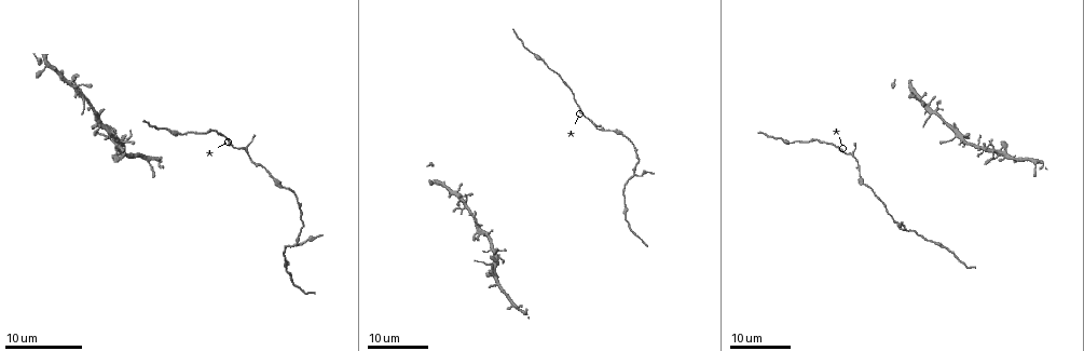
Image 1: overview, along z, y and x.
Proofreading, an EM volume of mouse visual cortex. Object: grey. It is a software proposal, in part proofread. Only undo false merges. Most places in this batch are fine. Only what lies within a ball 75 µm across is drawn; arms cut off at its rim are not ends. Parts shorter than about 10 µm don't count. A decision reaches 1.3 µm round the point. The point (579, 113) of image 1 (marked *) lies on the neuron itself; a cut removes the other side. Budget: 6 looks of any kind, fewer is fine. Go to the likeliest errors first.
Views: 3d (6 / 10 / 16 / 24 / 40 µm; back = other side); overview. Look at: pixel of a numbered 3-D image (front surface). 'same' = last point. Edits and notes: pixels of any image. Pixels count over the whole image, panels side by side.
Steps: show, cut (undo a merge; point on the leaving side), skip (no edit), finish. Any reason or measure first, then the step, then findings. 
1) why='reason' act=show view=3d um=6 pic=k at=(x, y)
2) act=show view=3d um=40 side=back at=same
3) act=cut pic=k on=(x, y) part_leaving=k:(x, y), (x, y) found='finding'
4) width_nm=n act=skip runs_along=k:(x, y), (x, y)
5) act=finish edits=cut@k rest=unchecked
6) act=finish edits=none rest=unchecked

why='looks like a crossing' act=show view=3d um=24 pic=1 at=(78, 88)

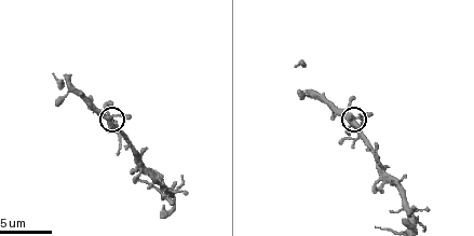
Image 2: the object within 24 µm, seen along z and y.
why='zoom in' act=show view=3d um=10 pic=2 at=(109, 122)

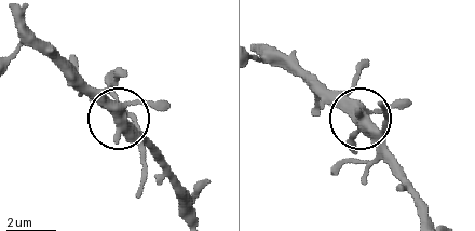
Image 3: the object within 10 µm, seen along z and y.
width_nm=450 act=skip found='one neuron here'

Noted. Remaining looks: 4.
why='four-way junction' act=show view=3d um=24 pic=1 at=(1005, 153)

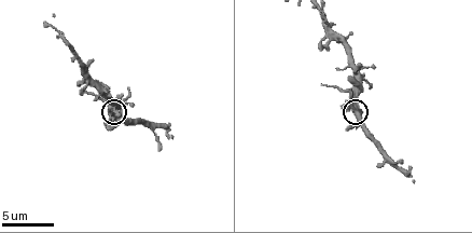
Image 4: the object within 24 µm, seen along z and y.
act=show view=3d um=10 at=same

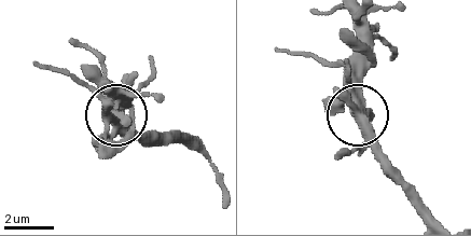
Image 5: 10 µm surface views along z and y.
arms=4 act=skip found='all the same neuron'

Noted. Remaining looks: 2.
why='calibre changes' act=show view=3d um=10 pic=4 at=(344, 47)

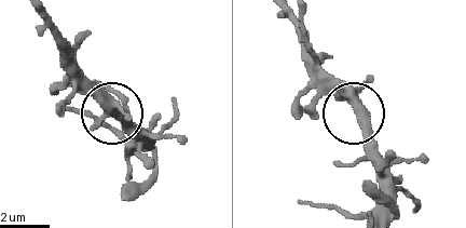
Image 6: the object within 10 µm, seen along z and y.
act=show view=3d um=10 side=back pic=6 at=(116, 113)

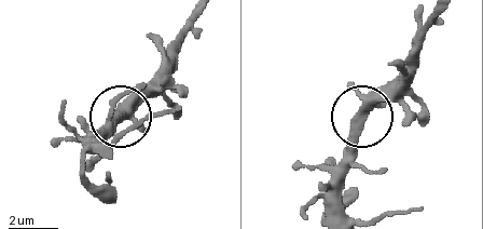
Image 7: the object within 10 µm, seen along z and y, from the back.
width_nm=380 act=skip found='all the same neuron'

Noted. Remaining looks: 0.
act=finish edits=none rest=unchecked

